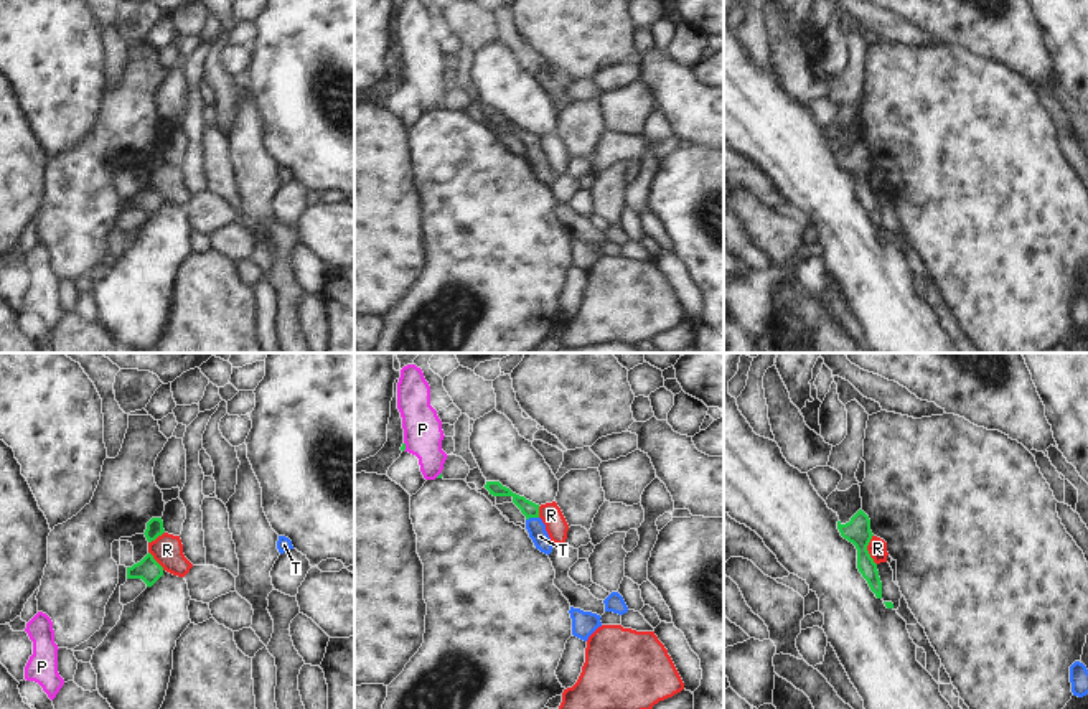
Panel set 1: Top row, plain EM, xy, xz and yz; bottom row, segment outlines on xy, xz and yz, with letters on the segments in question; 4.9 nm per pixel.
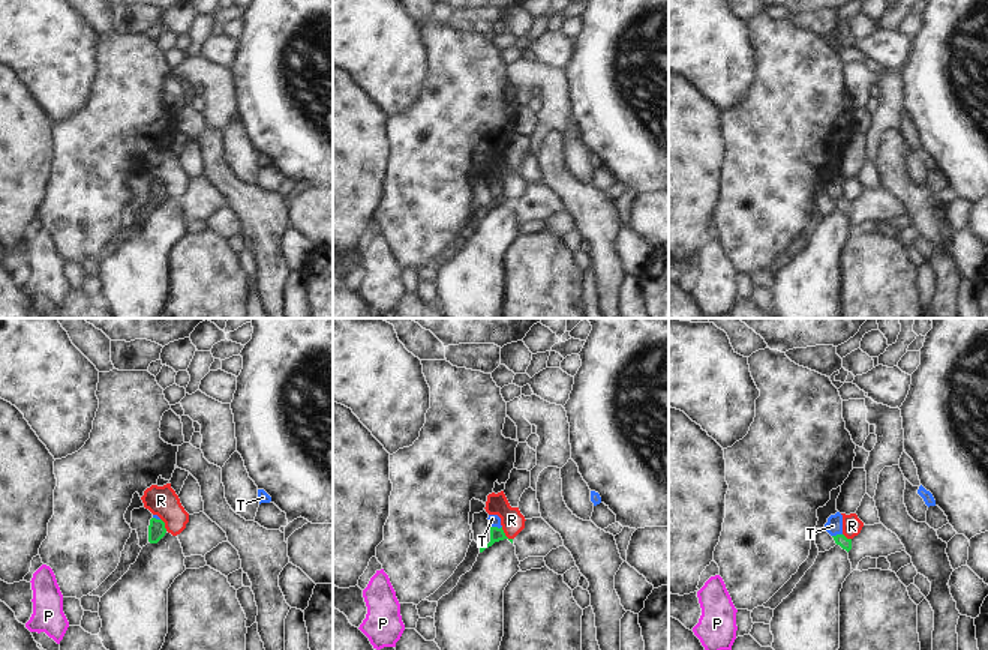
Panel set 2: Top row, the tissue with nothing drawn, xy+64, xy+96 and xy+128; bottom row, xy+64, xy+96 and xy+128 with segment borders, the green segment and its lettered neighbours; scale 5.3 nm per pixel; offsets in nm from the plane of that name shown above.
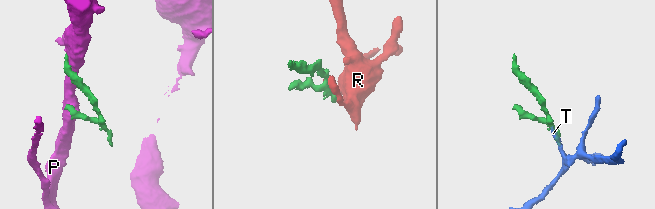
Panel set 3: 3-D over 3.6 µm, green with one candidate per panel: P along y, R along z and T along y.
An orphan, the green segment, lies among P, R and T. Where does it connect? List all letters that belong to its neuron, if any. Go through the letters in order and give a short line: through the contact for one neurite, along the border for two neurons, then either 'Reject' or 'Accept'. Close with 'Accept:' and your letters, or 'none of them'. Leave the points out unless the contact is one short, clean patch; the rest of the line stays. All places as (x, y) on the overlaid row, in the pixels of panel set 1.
P: Reject
R: Reject
T: Line: xz (528, 508), (531, 516), (536, 528). Accept
Accept: T.

